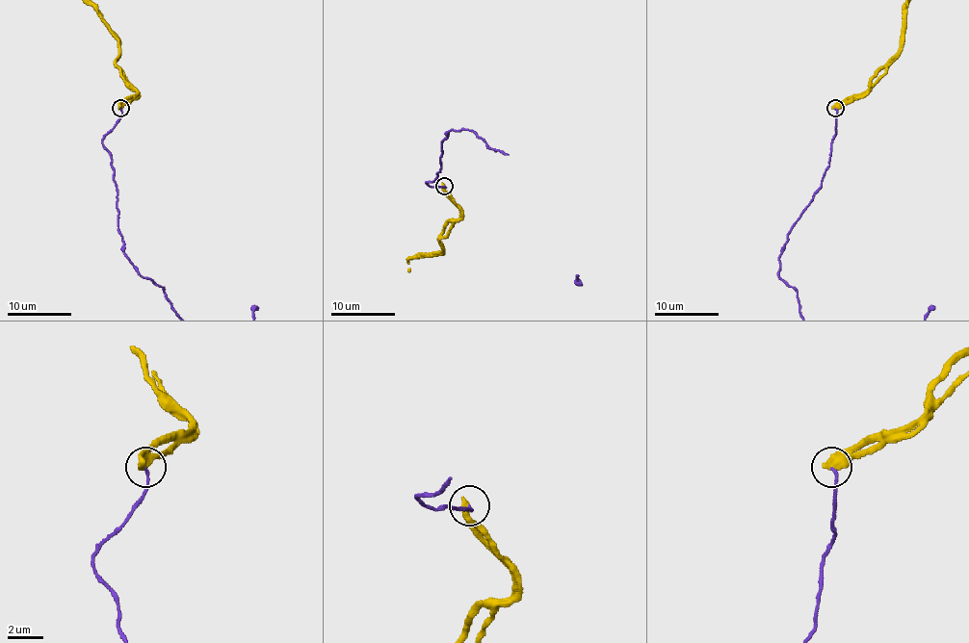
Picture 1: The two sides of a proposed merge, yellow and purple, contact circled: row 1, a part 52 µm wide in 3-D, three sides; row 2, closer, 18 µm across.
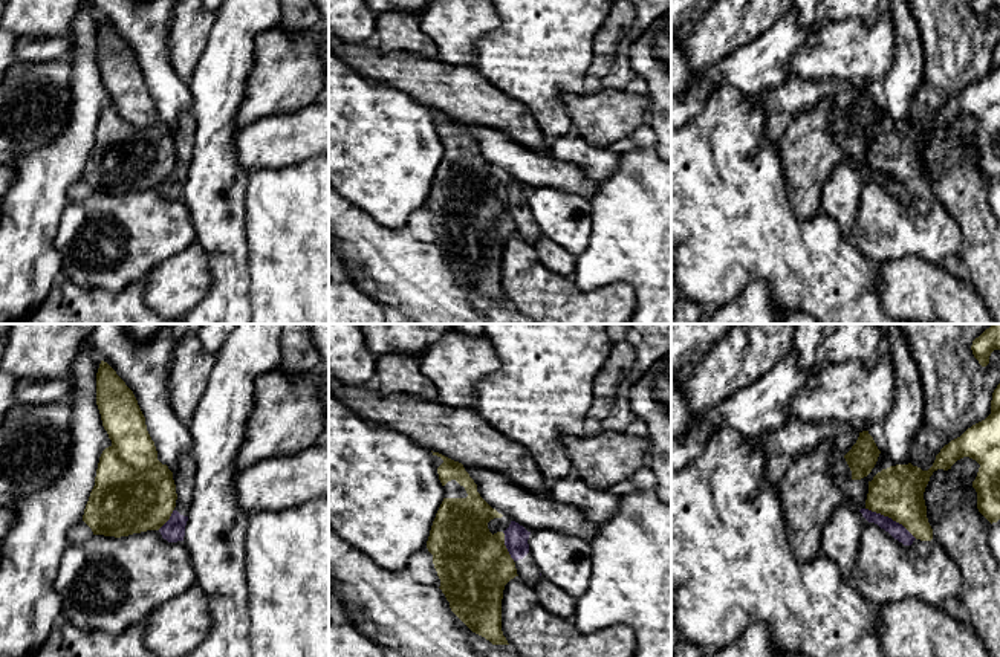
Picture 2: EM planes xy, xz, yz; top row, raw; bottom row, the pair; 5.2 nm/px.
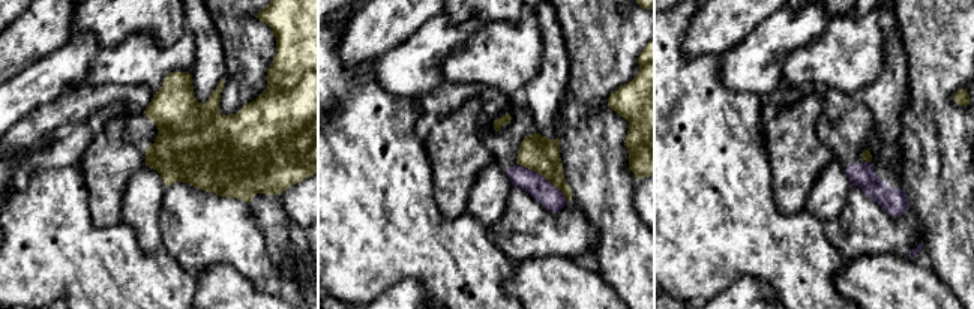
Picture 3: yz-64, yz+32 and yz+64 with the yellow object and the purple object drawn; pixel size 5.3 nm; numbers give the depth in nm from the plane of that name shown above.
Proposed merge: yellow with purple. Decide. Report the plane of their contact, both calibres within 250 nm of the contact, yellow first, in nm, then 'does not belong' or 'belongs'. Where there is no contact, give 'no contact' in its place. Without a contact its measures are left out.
meets yellow in yz; 280 nm thick on the yellow side, 80 nm on the other; does not belong

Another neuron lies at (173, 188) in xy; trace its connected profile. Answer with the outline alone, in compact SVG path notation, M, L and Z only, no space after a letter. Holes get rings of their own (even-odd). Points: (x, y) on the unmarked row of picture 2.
M191 112L182 113L173 131L177 151L176 165L170 177L159 186L162 196L168 200L183 199L185 183L194 153L194 133L194 116L191 115Z

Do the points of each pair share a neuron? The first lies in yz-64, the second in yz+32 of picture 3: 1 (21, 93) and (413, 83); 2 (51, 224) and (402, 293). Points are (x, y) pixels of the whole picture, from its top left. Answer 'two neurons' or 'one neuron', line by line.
1: one neuron
2: two neurons

